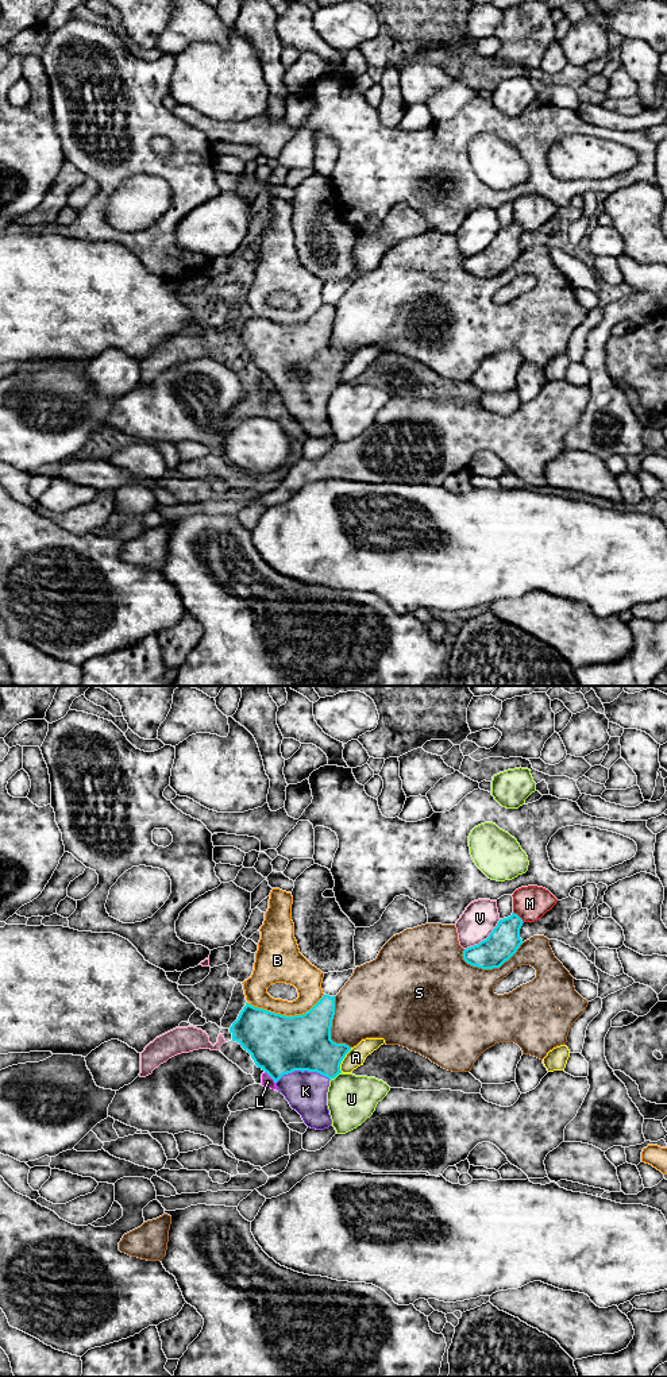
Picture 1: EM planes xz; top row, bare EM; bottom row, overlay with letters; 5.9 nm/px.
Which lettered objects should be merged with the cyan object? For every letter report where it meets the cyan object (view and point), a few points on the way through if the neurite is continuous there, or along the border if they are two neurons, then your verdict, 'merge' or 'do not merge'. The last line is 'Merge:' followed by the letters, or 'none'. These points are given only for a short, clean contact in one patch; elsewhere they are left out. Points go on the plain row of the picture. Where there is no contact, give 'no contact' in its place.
A: meets cyan in xz at (342, 369); do not merge
B: meets cyan in xz at (285, 324); do not merge
K: meets cyan in xz at (303, 380); runs through xz (278, 353), (303, 380), (305, 400); merge
L: meets cyan in xz at (270, 385); do not merge
M: meets cyan in xz at (519, 226); do not merge
S: meets cyan in xz at (492, 277); do not merge
U: meets cyan in xz at (335, 385); do not merge
V: meets cyan in xz at (484, 249); do not merge
Merge: K

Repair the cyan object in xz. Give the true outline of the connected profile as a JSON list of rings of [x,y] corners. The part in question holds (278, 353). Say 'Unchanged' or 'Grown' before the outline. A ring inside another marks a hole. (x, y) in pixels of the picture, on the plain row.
Grown. [[[335,305],[323,306],[305,323],[286,325],[248,312],[240,320],[238,328],[230,336],[232,350],[242,354],[251,363],[255,374],[265,379],[296,418],[304,432],[316,439],[328,437],[332,433],[327,414],[329,389],[340,379],[340,373],[351,356],[331,348],[332,328],[335,324]]]

